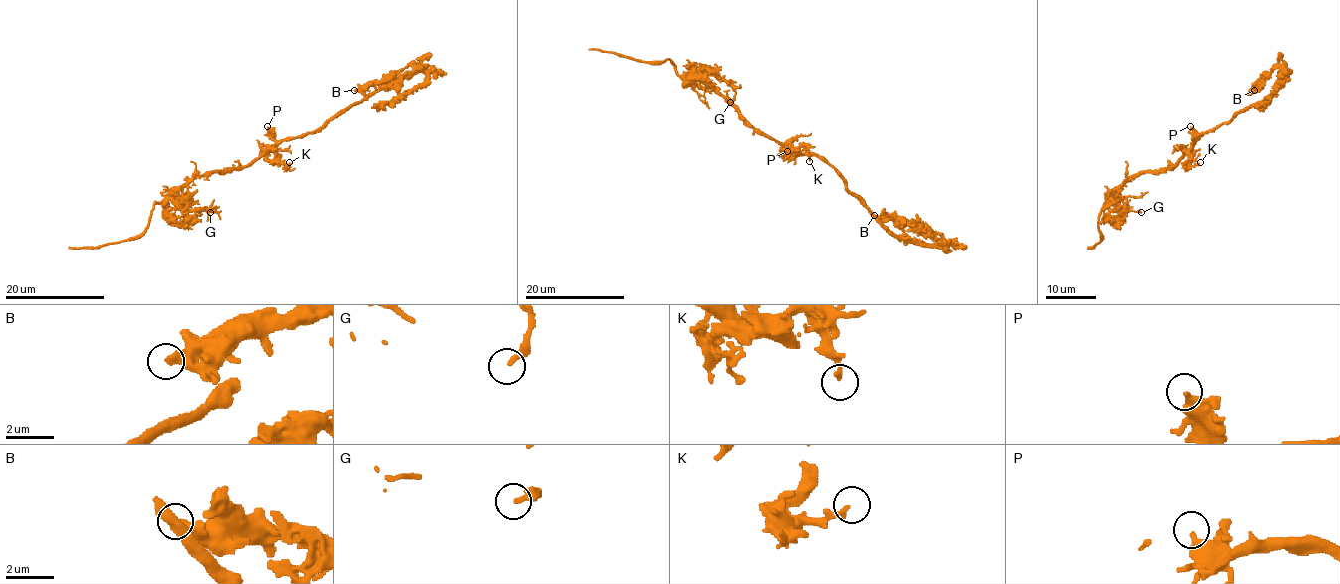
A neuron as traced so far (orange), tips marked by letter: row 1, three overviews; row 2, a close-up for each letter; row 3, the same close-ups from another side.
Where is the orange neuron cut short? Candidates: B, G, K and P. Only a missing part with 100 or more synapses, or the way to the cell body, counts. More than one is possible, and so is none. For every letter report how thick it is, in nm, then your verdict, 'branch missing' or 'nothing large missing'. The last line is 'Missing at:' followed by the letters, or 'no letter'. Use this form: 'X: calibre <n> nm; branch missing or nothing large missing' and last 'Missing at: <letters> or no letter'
B: calibre 260 nm; nothing large missing
G: calibre 220 nm; nothing large missing
K: calibre 200 nm; nothing large missing
P: calibre 320 nm; nothing large missing
Missing at: no letter

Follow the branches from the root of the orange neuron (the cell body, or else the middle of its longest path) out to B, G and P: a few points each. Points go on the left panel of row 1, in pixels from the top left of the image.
B: (277, 144), (312, 134), (340, 111), (422, 67), (354, 90)
G: (277, 144), (244, 166), (208, 171), (193, 177), (174, 197), (183, 208), (215, 211), (210, 212)
P: (277, 144), (275, 134), (267, 126)

